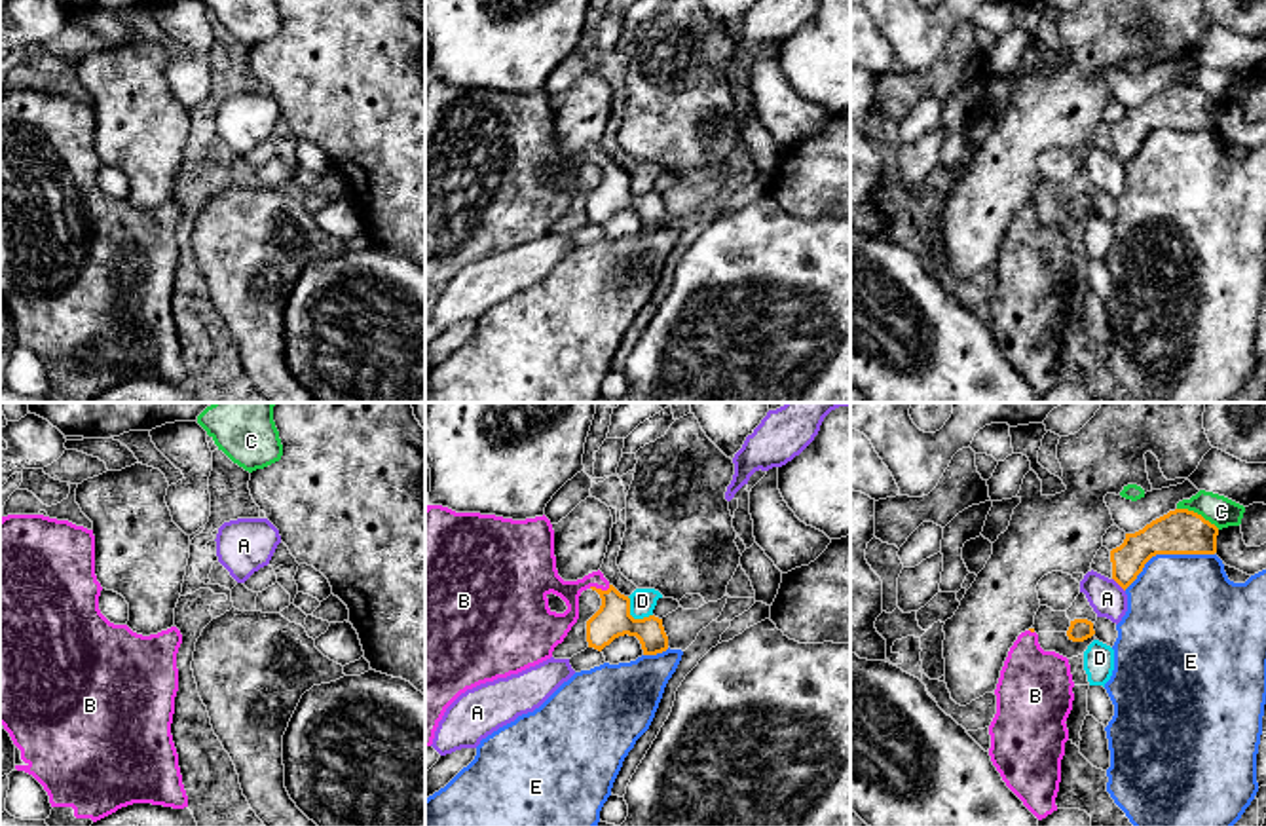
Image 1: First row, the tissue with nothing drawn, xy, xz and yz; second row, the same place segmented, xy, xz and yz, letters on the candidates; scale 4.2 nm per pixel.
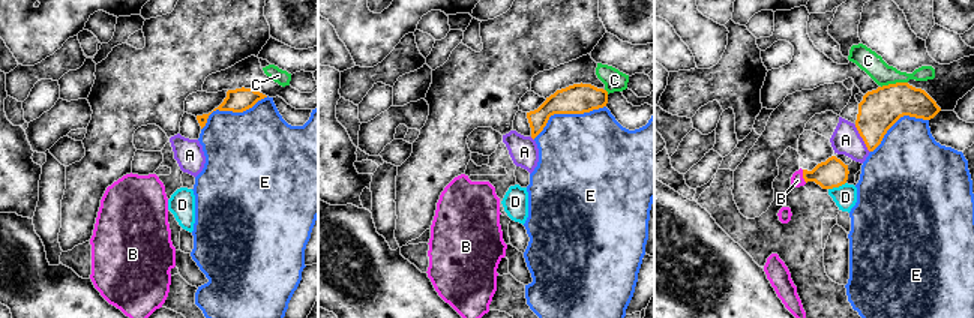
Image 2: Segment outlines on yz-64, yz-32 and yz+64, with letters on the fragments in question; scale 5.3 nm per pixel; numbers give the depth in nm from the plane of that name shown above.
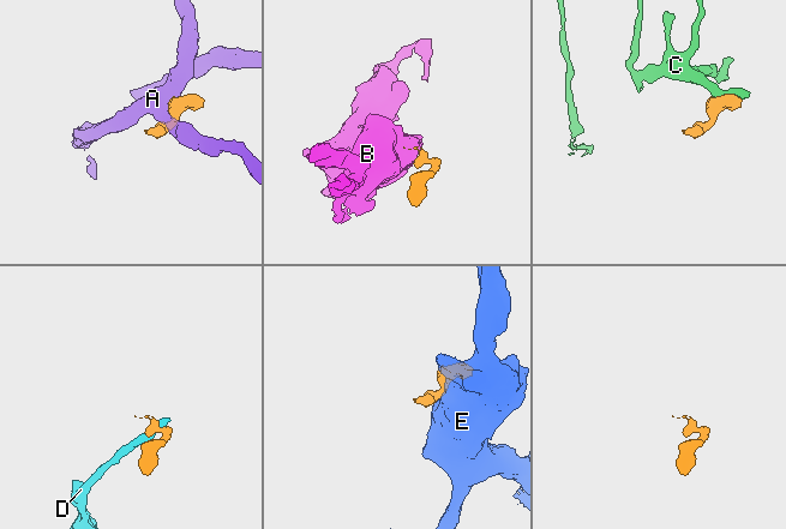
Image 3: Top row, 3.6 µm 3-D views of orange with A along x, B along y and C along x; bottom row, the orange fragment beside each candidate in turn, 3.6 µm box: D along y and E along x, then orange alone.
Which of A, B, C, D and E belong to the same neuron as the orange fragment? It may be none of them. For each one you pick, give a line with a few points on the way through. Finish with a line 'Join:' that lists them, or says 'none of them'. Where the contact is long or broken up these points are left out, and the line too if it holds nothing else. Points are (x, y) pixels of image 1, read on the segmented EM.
B: across xz (614, 619), (614, 602), (598, 589), (558, 587), (541, 578)
Join: B

